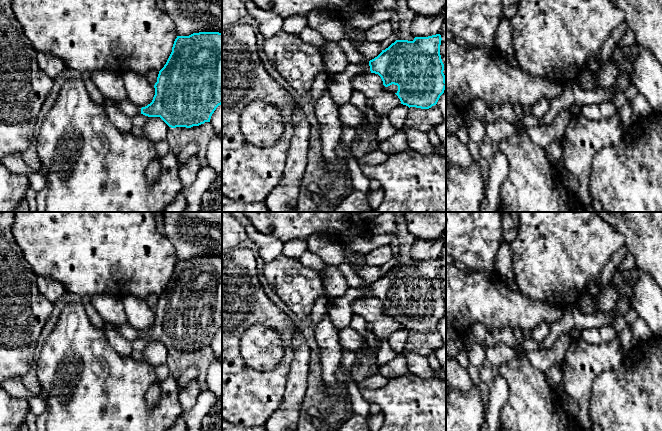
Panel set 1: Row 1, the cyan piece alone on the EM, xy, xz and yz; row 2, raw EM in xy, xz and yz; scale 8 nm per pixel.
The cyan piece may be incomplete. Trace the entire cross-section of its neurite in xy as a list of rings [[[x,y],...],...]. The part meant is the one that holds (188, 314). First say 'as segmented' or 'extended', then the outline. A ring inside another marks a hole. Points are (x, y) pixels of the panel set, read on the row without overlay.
extended | [[[222,257],[177,260],[154,312],[155,319],[147,330],[141,332],[127,322],[119,326],[120,334],[130,342],[138,338],[160,341],[171,352],[191,352],[210,346],[212,338],[222,328]]]

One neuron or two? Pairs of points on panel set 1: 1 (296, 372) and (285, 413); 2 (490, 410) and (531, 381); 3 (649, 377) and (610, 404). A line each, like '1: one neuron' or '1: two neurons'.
1: one neuron
2: two neurons
3: one neuron

